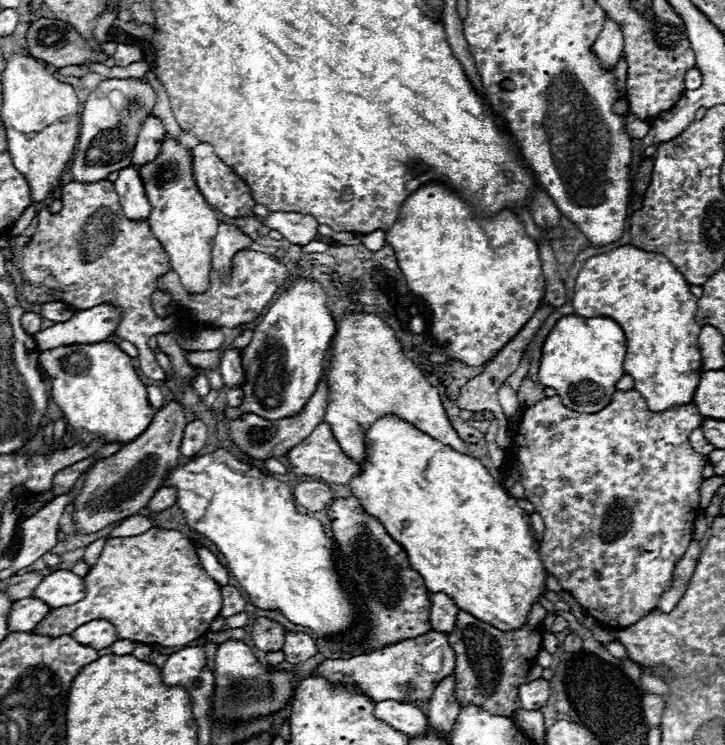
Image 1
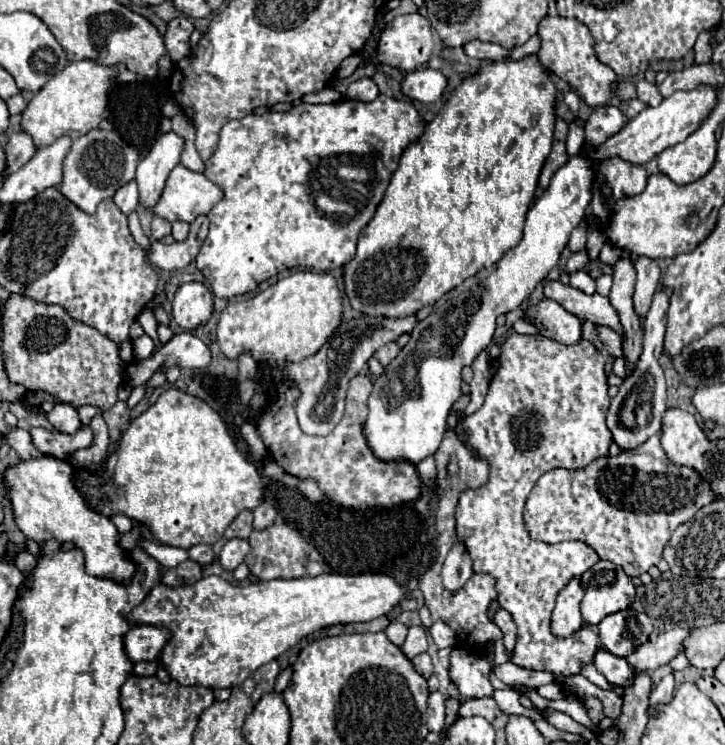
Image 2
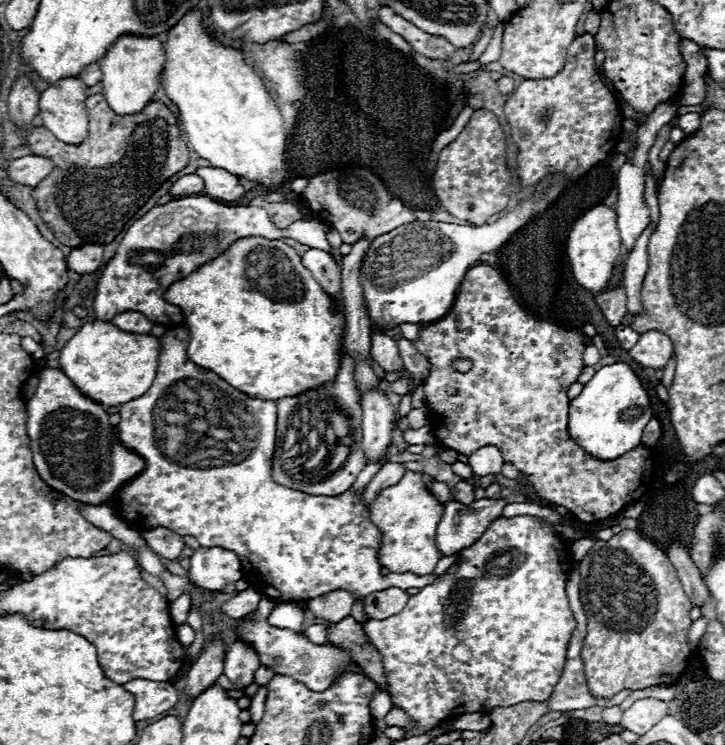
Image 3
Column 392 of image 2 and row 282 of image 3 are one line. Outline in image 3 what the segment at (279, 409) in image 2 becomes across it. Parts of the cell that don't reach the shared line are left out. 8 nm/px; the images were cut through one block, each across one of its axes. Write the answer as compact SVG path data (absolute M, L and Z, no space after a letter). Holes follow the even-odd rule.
M480 262L466 272L448 314L432 324L420 326L420 342L414 346L430 362L424 392L430 410L430 428L442 446L466 456L482 446L498 446L504 460L512 462L526 476L540 498L568 508L582 522L590 522L588 514L596 520L608 518L644 494L654 464L648 448L636 446L616 460L602 462L590 458L568 434L568 388L584 368L584 336L524 314L506 280L492 266ZM454 358L470 358L474 362L472 370L466 374L454 372L450 368Z

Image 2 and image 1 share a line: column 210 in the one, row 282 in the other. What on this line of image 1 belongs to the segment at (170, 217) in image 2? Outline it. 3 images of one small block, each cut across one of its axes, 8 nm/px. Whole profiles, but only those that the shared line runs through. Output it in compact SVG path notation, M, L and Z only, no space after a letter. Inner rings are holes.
M166 134L160 154L152 162L138 166L138 174L152 206L148 226L170 256L170 268L180 276L180 282L190 294L208 290L208 274L212 270L210 250L212 238L216 236L218 218L196 186L192 172L192 150L184 148L180 140Z

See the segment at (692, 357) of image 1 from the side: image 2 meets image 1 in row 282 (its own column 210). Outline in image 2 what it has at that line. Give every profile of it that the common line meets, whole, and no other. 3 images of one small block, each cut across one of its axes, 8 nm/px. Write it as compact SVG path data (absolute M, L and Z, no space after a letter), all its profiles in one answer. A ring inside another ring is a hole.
M320 574L316 578L312 576L304 576L304 578L298 578L298 580L268 580L268 582L254 582L250 586L234 586L230 582L226 582L224 578L220 576L206 576L206 578L200 578L198 582L194 584L186 584L186 586L166 586L166 584L158 584L150 590L150 594L136 606L132 608L128 614L126 614L126 620L130 624L150 624L150 626L164 626L170 630L170 640L166 642L166 646L162 648L162 654L160 654L160 666L164 666L170 674L172 680L176 680L178 684L182 686L204 686L204 688L234 688L234 686L240 686L254 670L258 670L260 666L268 664L270 660L278 658L280 654L284 654L288 648L292 648L300 638L306 638L308 634L316 632L316 630L322 630L326 626L332 626L332 624L350 624L350 622L368 622L368 620L374 620L378 616L384 616L388 614L402 598L406 596L406 588L396 584L394 578L390 576L384 576L384 574L356 574L356 576L346 576L346 574Z

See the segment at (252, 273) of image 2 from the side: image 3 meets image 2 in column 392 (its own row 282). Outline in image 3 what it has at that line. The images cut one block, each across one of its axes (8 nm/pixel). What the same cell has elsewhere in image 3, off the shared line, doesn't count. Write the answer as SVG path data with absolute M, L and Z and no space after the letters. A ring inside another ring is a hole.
M186 196L164 206L154 206L144 218L136 220L128 228L118 246L118 252L102 270L102 276L98 280L94 298L96 318L110 322L118 312L134 310L148 316L154 324L172 326L182 322L182 310L162 298L164 290L172 282L194 272L204 262L220 256L232 242L244 236L262 236L268 240L294 238L310 248L332 252L326 240L324 224L318 220L298 220L286 230L280 230L258 206L226 206L214 202L208 196Z

